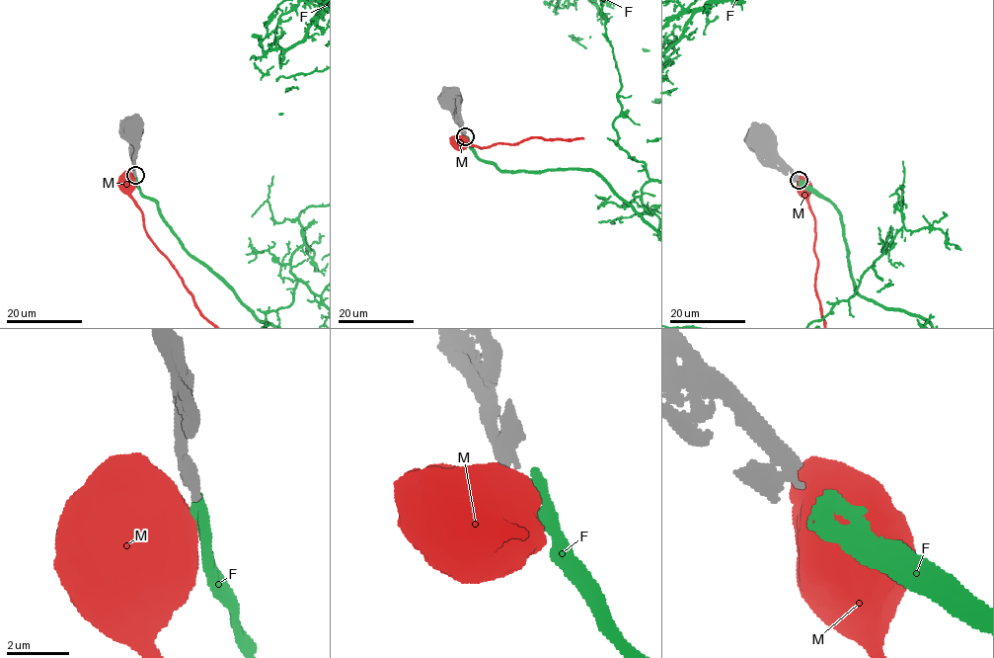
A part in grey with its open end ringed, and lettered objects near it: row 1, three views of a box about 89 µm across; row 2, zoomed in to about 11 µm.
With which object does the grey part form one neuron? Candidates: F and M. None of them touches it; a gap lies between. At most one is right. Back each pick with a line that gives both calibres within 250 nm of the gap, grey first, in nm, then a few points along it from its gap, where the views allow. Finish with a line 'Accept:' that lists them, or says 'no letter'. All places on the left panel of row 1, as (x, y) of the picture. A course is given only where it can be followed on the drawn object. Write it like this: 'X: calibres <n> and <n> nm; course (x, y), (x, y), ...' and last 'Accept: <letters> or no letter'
F: calibres 280 and 420 nm
Accept: F

